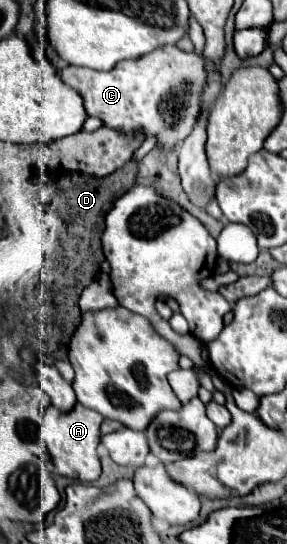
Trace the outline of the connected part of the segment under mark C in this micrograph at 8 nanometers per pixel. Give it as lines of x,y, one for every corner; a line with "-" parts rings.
162,45
140,59
120,61
108,73
70,65
60,69
58,77
84,97
86,113
98,117
104,127
124,135
140,133
144,139
156,137
156,145
168,153
180,149
182,141
198,125
204,87
208,85
206,63
202,53
186,53
178,45

